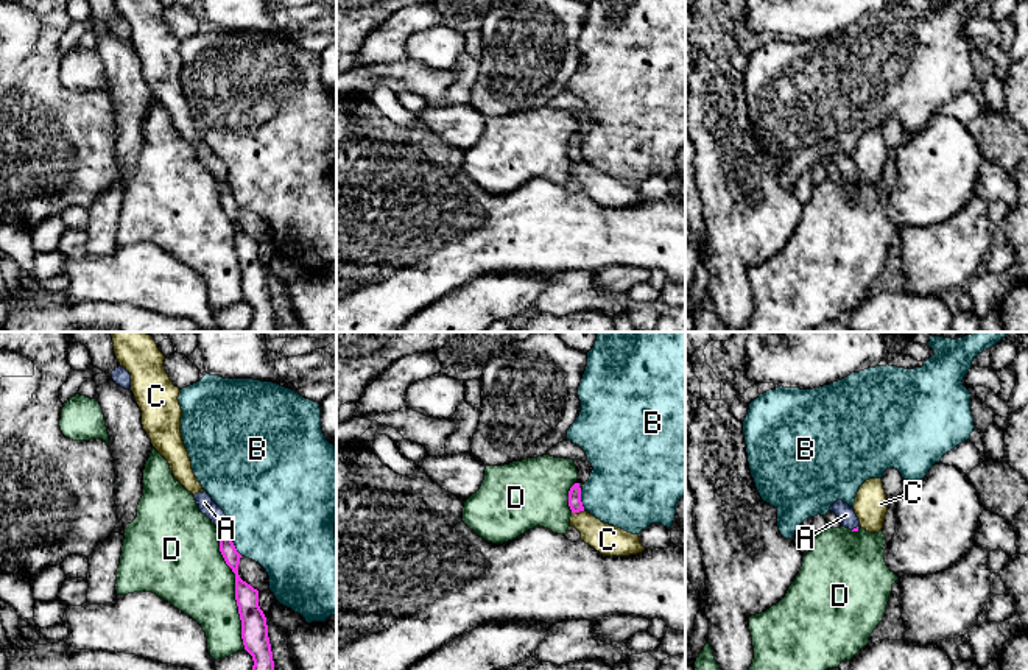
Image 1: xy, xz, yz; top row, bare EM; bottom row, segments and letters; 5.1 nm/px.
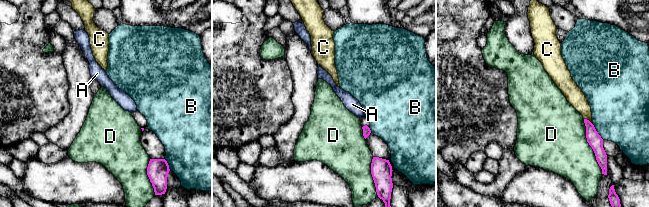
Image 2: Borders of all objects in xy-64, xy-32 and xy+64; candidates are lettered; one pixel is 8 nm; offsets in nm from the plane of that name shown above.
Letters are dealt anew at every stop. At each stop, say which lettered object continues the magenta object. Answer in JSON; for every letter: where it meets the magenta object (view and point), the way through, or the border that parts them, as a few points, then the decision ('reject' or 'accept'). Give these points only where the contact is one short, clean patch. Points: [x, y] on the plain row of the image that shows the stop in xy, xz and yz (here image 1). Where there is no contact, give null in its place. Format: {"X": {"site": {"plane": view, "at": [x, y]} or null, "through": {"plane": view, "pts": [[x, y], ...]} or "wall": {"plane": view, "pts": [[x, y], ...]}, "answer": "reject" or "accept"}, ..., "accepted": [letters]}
{"A": {"site": {"plane": "xy", "at": [221, 178]}, "through": {"plane": "xy", "pts": [[226, 197], [221, 178], [218, 169], [204, 153]]}, "answer": "accept"}, "B": {"site": {"plane": "xy", "at": [234, 197]}, "answer": "reject"}, "C": {"site": {"plane": "xz", "at": [577, 162]}, "wall": {"plane": "xz", "pts": [[583, 161], [572, 164]]}, "answer": "reject"}, "D": {"site": {"plane": "xy", "at": [235, 240]}, "answer": "reject"}, "accepted": ["A"]}

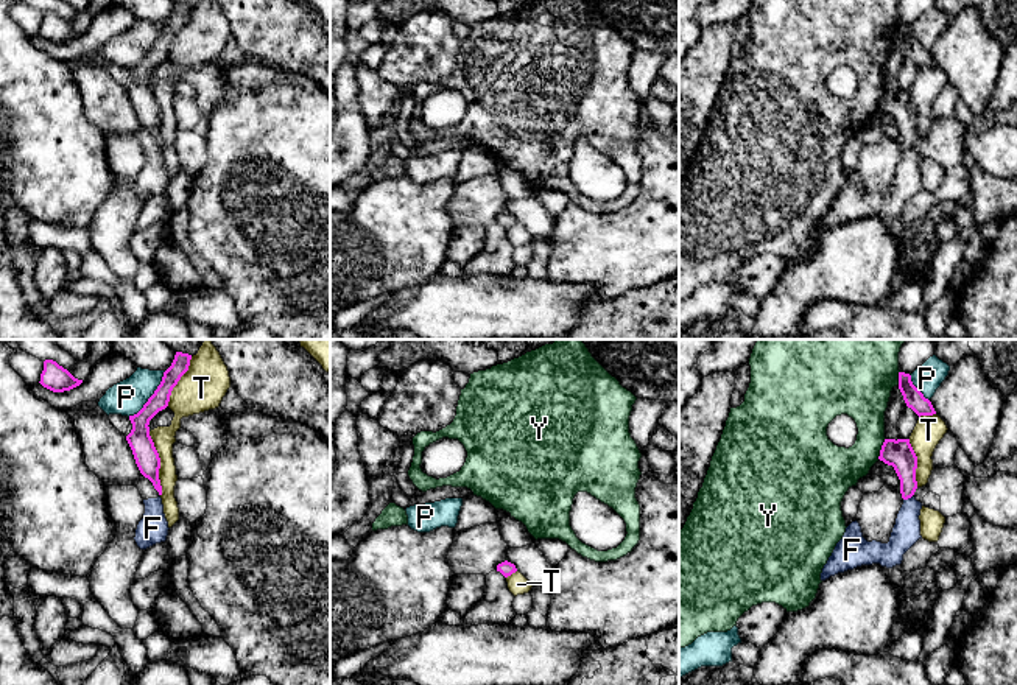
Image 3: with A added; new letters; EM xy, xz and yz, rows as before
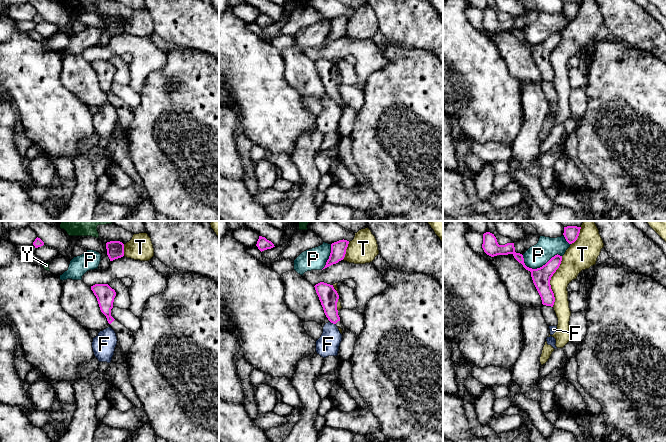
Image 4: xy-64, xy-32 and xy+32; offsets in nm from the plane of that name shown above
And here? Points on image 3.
{"F": {"site": {"plane": "yz", "at": [907, 150]}, "wall": {"plane": "yz", "pts": [[911, 147], [904, 151]]}, "answer": "reject"}, "P": {"site": {"plane": "xy", "at": [151, 47]}, "answer": "reject"}, "T": {"site": {"plane": "xy", "at": [159, 115]}, "answer": "reject"}, "Y": {"site": {"plane": "yz", "at": [882, 100]}, "wall": {"plane": "yz", "pts": [[885, 89], [877, 109]]}, "answer": "reject"}, "accepted": []}

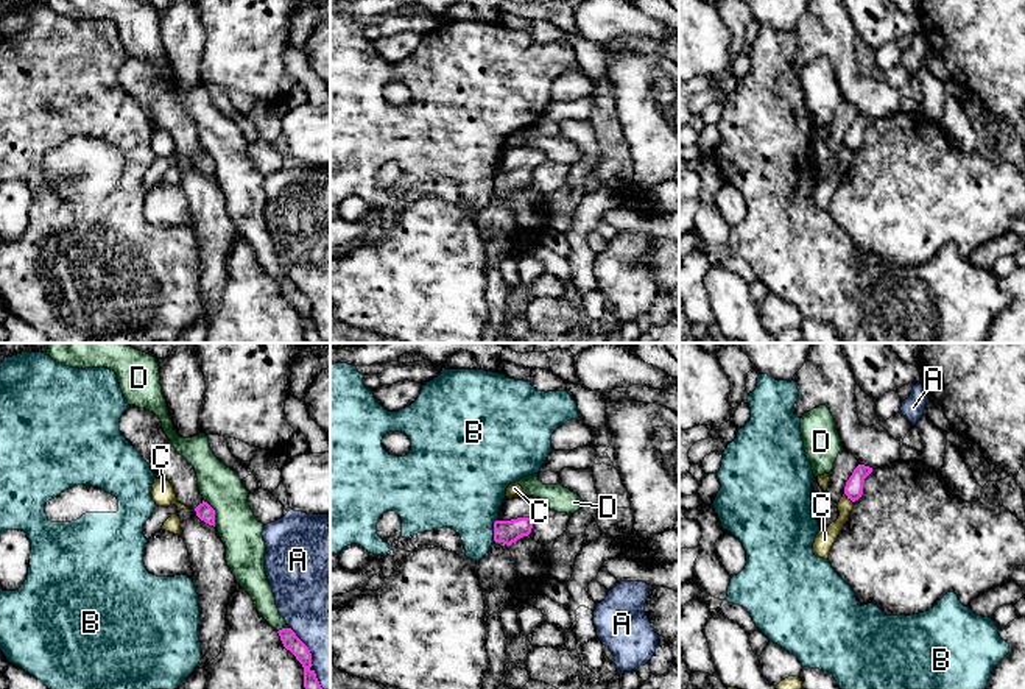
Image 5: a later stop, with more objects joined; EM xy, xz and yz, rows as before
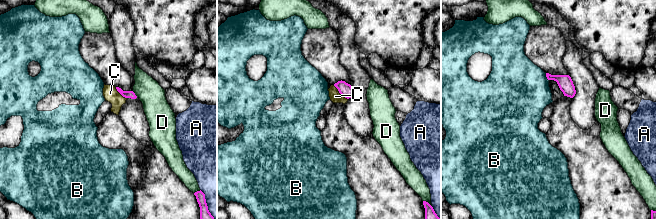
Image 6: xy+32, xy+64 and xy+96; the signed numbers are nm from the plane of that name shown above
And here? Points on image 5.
{"A": {"site": {"plane": "xy", "at": [306, 296]}, "answer": "reject"}, "B": {"site": {"plane": "xz", "at": [494, 181]}, "answer": "reject"}, "C": {"site": {"plane": "yz", "at": [848, 148]}, "wall": {"plane": "yz", "pts": [[845, 144], [852, 153]]}, "answer": "reject"}, "D": {"site": {"plane": "xy", "at": [214, 164]}, "answer": "reject"}, "accepted": []}

